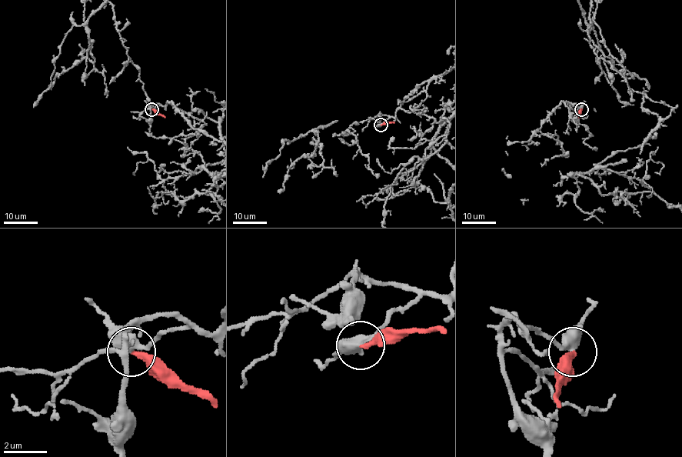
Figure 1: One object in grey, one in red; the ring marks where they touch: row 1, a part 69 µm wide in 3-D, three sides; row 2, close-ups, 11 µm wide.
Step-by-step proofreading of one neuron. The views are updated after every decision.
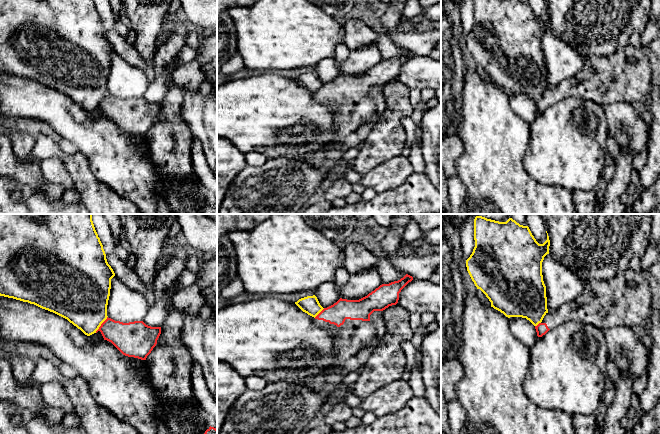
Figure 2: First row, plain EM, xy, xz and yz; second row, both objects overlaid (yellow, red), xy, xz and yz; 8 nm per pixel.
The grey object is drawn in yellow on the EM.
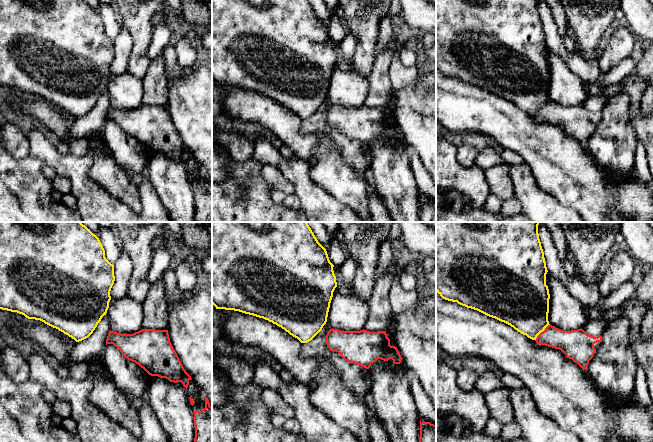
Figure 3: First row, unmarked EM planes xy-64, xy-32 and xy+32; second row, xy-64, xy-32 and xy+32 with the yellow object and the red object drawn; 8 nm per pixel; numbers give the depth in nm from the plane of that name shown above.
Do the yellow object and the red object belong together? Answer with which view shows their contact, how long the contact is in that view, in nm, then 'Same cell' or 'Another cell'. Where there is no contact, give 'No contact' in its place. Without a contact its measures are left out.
Touches yellow in xy. Shared border 170 nm. Another cell

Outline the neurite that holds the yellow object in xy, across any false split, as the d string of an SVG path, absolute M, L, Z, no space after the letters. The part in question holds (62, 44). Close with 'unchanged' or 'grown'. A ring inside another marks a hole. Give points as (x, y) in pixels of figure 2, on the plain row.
M0 0L0 72L28 78L53 88L67 95L87 112L96 109L108 93L107 81L110 72L111 55L114 52L115 49L107 38L103 21L94 0Z | unchanged

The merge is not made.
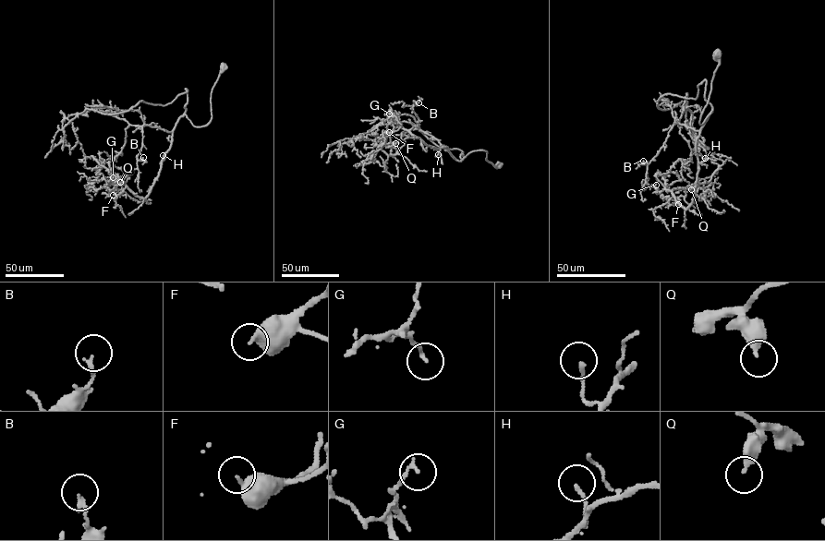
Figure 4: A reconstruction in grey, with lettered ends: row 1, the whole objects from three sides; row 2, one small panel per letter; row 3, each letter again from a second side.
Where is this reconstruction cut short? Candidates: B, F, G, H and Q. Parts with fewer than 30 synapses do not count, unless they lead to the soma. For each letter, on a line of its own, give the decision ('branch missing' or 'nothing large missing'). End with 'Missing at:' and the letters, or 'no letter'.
B: nothing large missing
F: nothing large missing
G: nothing large missing
H: nothing large missing
Q: nothing large missing
Missing at: no letter

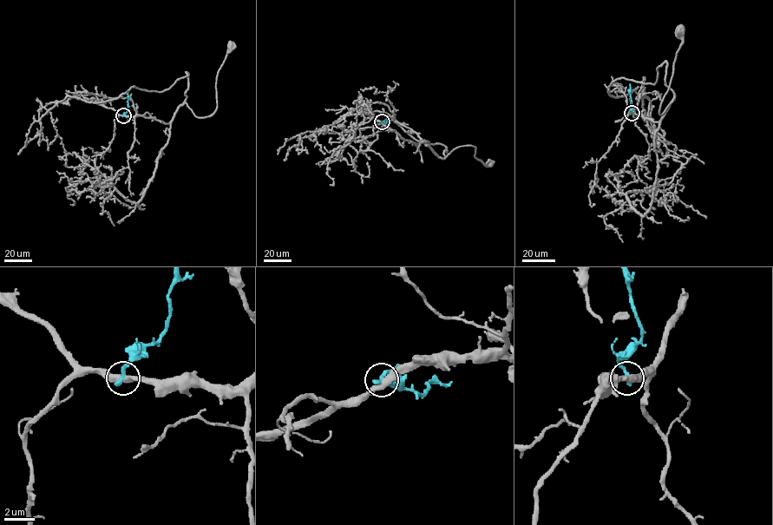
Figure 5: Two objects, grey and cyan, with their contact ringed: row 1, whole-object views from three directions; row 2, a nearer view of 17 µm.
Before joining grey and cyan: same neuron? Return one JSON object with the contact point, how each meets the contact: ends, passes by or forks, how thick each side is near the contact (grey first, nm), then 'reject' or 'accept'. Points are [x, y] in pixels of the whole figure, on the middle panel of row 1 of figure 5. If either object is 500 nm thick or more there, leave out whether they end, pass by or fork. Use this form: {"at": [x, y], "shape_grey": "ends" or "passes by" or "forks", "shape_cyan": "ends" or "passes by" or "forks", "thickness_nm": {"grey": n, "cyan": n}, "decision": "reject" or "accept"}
{"at": [382, 121], "shape_grey": "passes by", "shape_cyan": "ends", "thickness_nm": {"grey": 440, "cyan": 320}, "decision": "reject"}

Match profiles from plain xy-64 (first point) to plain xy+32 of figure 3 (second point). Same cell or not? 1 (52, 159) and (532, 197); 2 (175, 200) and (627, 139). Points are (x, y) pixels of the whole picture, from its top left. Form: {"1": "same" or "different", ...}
{"1": "same", "2": "same"}

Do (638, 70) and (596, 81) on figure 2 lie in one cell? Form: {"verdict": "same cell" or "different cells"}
{"verdict": "same cell"}

